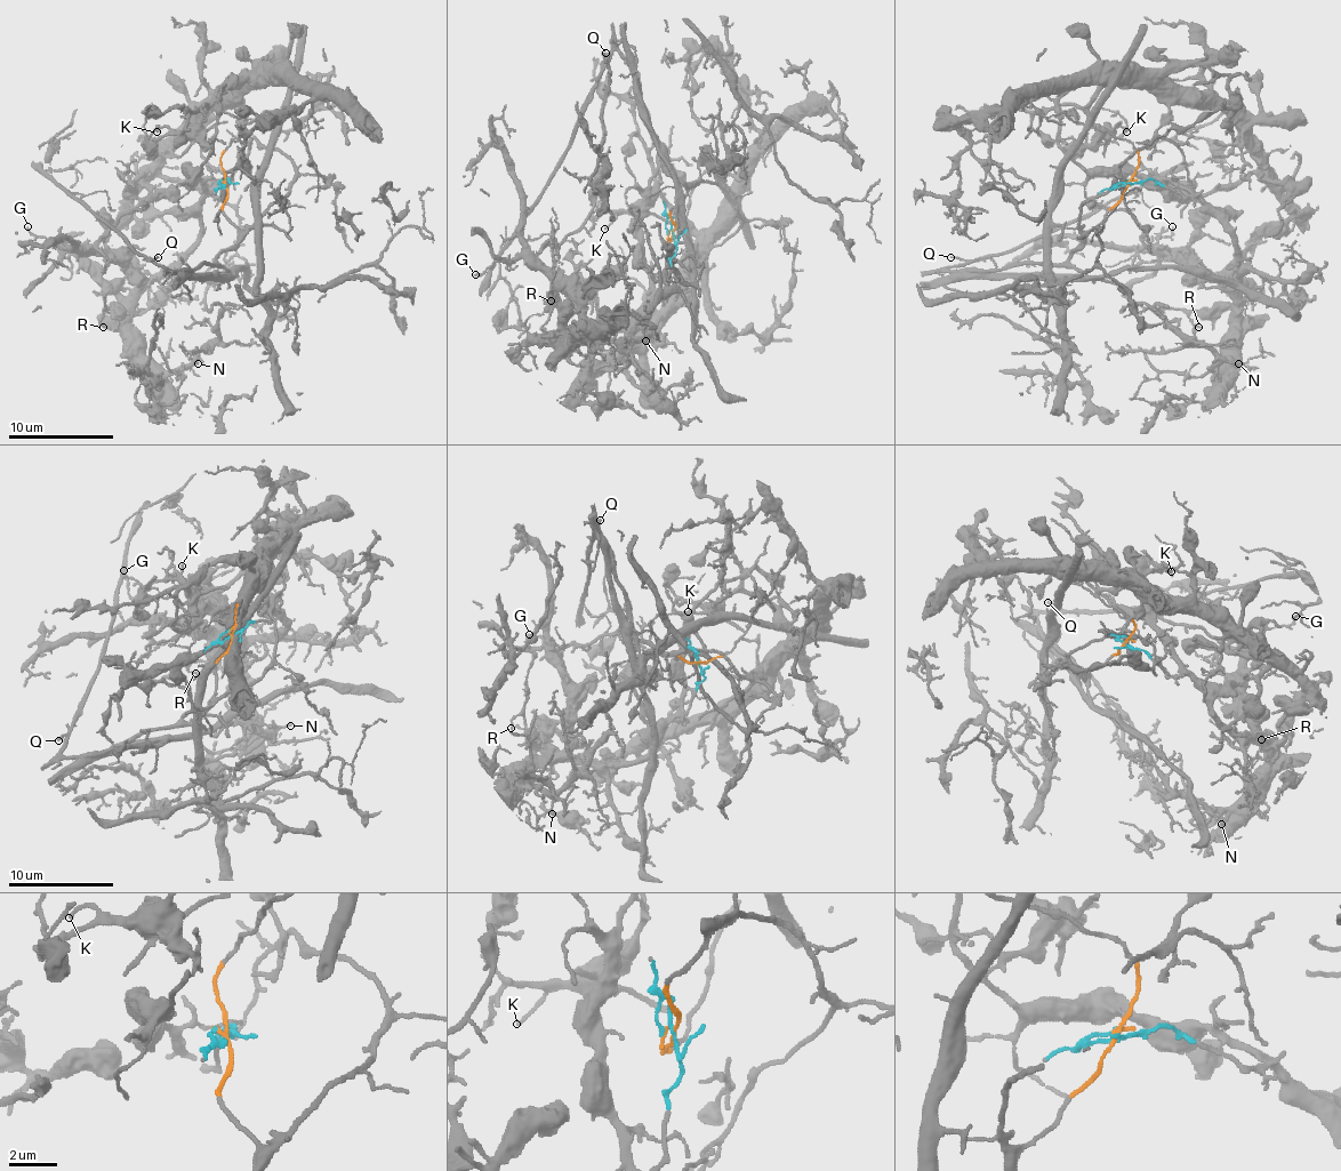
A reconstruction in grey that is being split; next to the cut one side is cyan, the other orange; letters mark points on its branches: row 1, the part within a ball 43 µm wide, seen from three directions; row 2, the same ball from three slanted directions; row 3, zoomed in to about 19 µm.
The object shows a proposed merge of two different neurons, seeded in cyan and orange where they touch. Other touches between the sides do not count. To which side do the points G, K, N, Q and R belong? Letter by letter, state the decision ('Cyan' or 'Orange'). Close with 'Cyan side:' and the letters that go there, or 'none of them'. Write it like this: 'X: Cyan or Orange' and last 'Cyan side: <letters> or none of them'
G: Cyan
K: Cyan
N: Cyan
Q: Orange
R: Cyan
Cyan side: G, K, N, R

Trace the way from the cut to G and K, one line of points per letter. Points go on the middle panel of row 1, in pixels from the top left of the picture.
G: (673, 233), (667, 289), (649, 310), (649, 330), (633, 338), (591, 334), (588, 318), (522, 257), (474, 275)
K: (673, 233), (675, 254), (659, 294), (641, 239), (643, 191), (657, 175), (659, 185), (604, 227)

